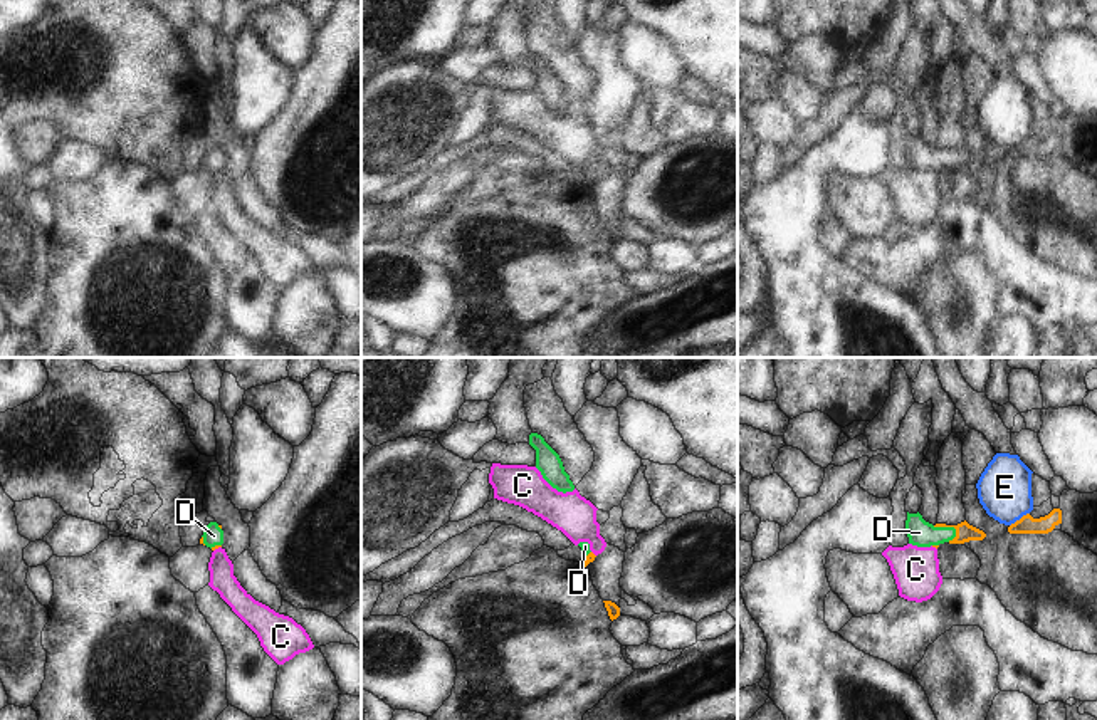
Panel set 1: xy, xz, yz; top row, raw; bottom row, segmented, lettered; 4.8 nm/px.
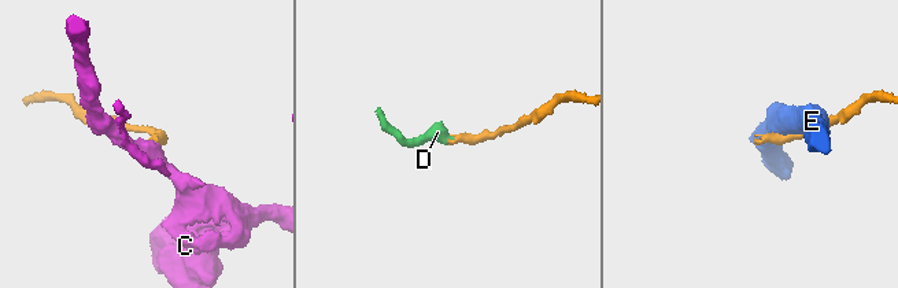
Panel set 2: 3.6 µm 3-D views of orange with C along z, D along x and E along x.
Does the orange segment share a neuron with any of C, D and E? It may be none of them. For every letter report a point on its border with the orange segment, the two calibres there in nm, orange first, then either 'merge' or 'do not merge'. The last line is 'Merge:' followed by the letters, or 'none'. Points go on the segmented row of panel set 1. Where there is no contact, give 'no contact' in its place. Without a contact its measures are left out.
C: meets orange in xy at (217, 547); 20 nm thick on the orange side, 120 nm on the other; do not merge
D: meets orange in yz at (948, 526); 90 nm thick on the orange side, 130 nm on the other; merge
E: meets orange in yz at (1020, 519); 90 nm thick on the orange side, 260 nm on the other; do not merge
Merge: D

